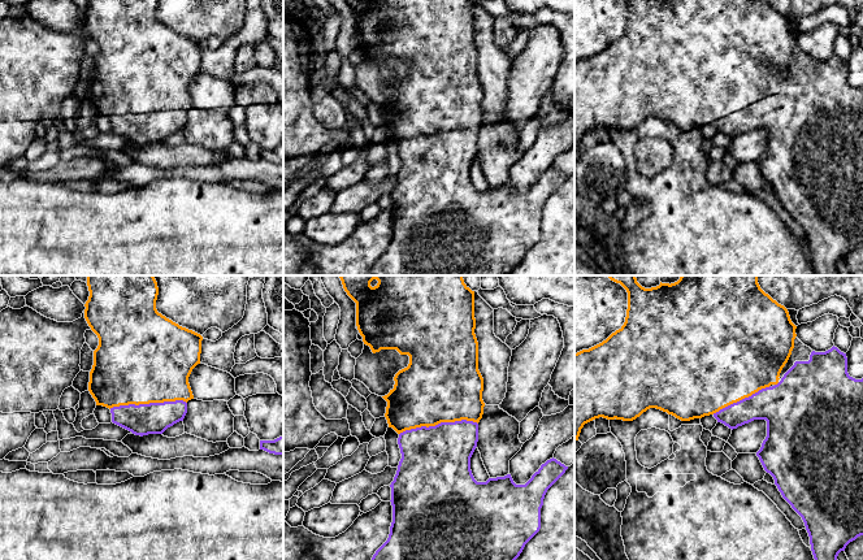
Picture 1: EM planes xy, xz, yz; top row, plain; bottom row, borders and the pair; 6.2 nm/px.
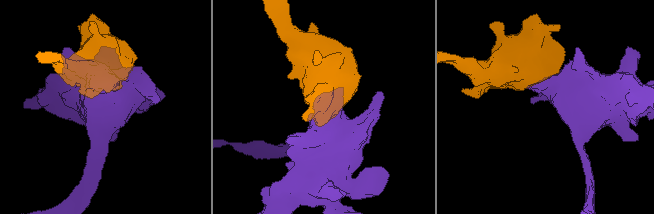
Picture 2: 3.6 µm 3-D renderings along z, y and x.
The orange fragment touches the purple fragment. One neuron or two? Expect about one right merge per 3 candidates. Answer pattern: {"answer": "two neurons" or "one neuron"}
{"answer": "one neuron"}

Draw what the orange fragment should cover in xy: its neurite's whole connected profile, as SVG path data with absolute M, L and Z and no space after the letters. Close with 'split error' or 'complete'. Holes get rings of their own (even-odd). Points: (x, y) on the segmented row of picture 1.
M87 275L87 286L90 296L84 304L84 318L99 338L90 372L90 394L96 405L110 409L113 424L140 437L162 434L168 427L183 421L187 401L194 399L188 377L200 364L203 337L157 312L159 287L153 275Z; split error

